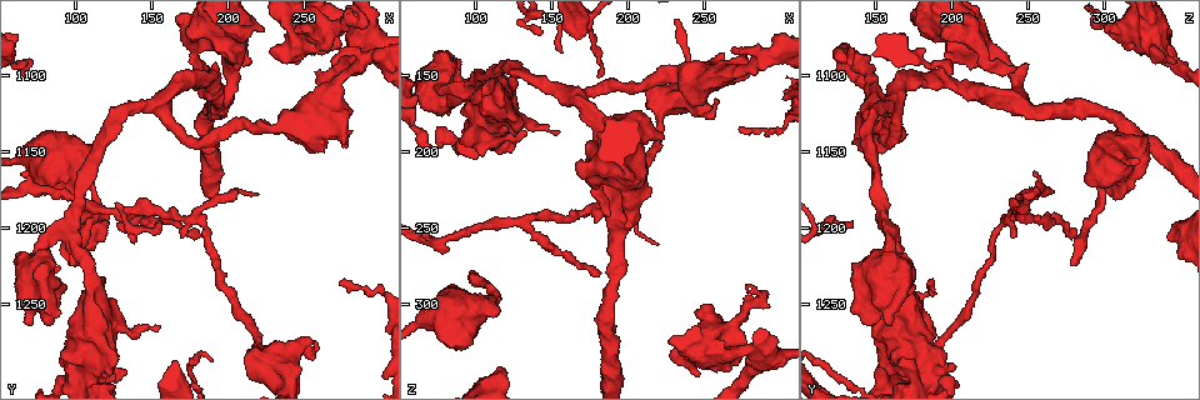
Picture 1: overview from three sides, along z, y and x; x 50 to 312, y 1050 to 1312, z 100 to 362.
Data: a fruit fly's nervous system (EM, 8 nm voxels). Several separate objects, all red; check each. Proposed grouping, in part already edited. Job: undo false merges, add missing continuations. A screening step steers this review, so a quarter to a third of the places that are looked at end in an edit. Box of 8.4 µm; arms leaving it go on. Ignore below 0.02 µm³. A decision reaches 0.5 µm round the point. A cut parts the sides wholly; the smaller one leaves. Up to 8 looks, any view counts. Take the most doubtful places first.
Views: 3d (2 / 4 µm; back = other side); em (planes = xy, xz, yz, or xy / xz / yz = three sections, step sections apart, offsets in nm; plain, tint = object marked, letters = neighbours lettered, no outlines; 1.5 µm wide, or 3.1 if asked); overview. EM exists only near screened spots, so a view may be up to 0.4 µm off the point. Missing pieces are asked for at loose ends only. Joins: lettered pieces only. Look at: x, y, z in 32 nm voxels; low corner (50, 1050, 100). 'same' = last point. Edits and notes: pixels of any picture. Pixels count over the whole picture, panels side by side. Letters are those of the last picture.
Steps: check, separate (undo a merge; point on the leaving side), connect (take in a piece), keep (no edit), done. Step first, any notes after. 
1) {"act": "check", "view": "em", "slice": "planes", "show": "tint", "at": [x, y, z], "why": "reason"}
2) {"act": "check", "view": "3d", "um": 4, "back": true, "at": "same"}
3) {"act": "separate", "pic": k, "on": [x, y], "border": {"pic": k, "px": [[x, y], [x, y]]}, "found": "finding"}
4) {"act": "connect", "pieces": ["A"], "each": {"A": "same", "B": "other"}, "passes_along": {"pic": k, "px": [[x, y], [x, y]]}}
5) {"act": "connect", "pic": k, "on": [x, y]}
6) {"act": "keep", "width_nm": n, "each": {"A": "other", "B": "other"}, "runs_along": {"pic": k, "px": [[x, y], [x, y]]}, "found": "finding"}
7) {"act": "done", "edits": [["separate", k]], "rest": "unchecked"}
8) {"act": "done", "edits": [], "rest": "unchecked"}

{"act": "check", "view": "3d", "um": 2, "at": [98, 1226, 278], "why": "an open end"}

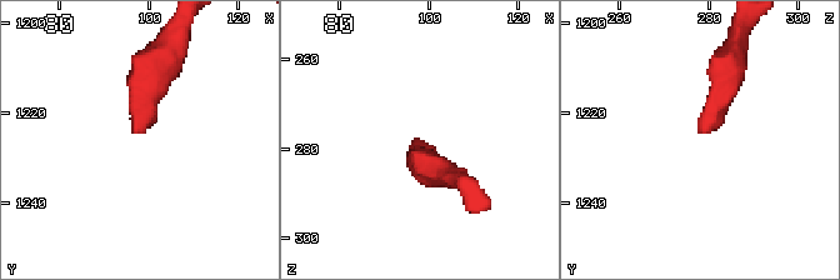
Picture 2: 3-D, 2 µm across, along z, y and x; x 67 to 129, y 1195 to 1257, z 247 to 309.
{"act": "check", "view": "em", "slice": "yz", "step": 4, "show": "tint", "at": [97, 1225, 278]}

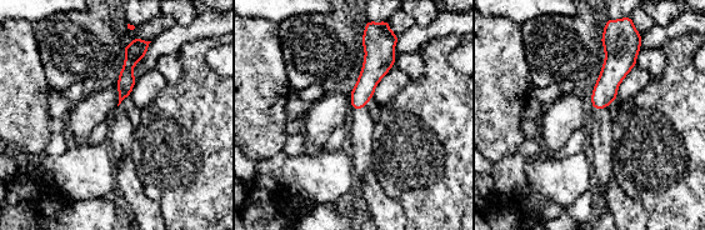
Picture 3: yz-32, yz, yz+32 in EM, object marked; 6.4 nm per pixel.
{"act": "check", "view": "em", "slice": "planes", "show": "letters", "at": "same", "why": "another direction"}

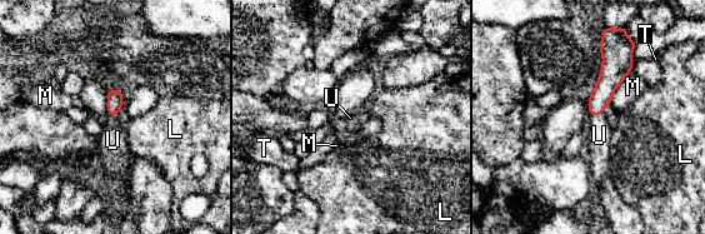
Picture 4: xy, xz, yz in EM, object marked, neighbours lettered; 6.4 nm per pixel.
{"act": "connect", "pieces": ["U"], "each": {"L": "other", "M": "other", "T": "other", "U": "same"}, "found": "it goes on there"}

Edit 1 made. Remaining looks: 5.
{"act": "check", "view": "overview", "why": "see it whole again"}

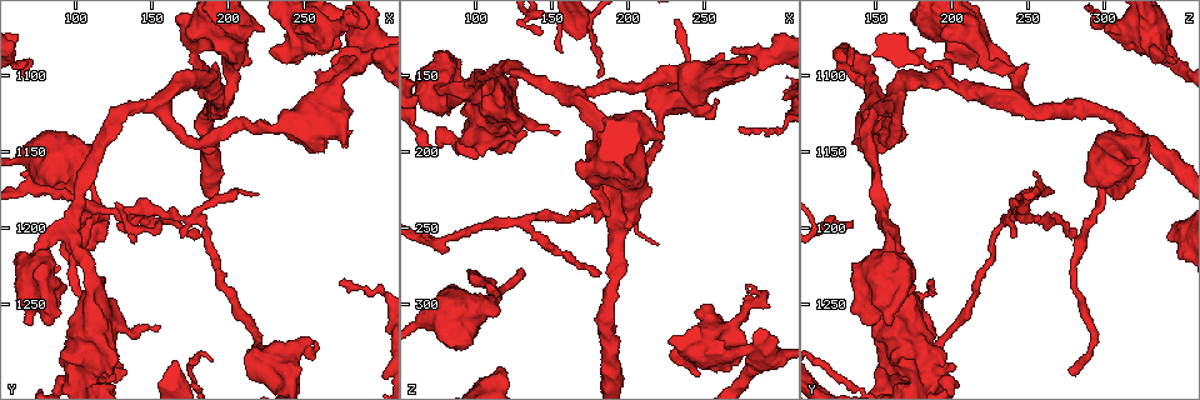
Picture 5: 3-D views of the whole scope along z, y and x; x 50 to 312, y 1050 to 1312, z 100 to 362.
{"act": "check", "view": "3d", "um": 2, "at": [284, 1074, 334], "why": "abrupt turn"}

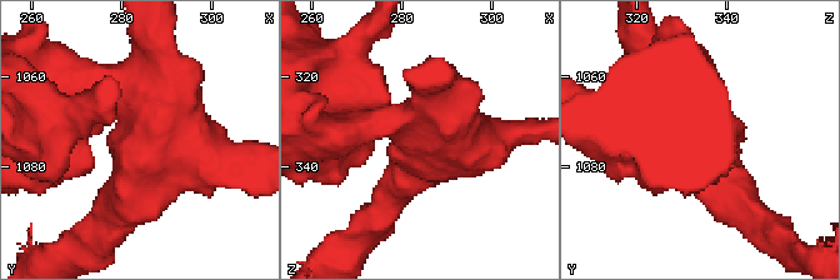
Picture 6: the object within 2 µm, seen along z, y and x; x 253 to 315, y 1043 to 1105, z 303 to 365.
{"act": "check", "view": "em", "slice": "planes", "show": "letters", "at": [286, 1073, 334]}

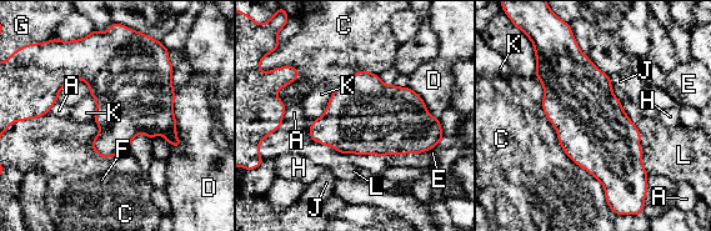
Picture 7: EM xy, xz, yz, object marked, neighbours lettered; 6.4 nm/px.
{"act": "keep", "each": {"A": "other", "C": "other", "D": "other", "E": "other", "F": "other", "G": "other", "H": "other", "J": "other", "K": "other", "L": "other"}, "arms": 4, "border": {"pic": 7, "px": [[334, 91], [325, 111], [309, 129]]}, "found": "continuous, no second neuron"}

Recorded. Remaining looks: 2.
{"act": "check", "view": "3d", "um": 4, "at": [130, 1294, 276], "why": "long arm stops here"}

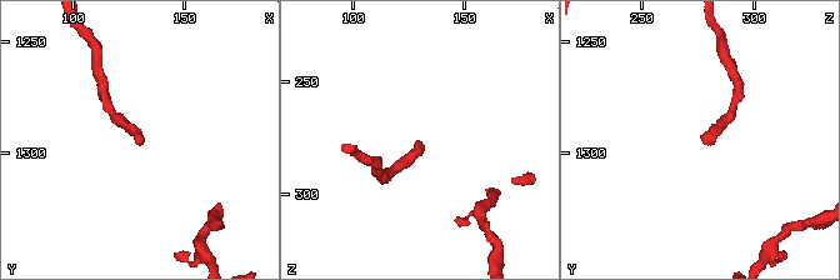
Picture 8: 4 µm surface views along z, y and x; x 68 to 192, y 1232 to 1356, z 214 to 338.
{"act": "check", "view": "em", "slice": "planes", "show": "letters", "at": [129, 1293, 276]}

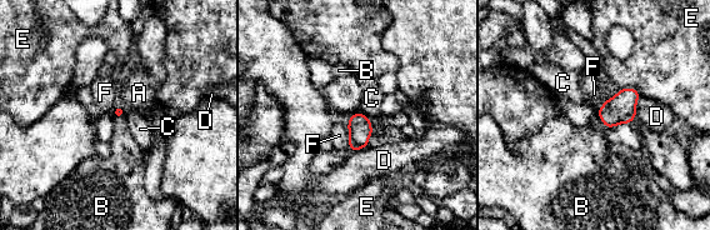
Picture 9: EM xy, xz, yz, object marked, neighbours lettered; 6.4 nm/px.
{"act": "connect", "pieces": ["B"], "each": {"A": "other", "B": "same", "C": "other", "D": "other", "E": "other", "F": "other"}, "found": "the neuron continues"}

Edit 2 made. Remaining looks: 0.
{"act": "done", "edits": [["connect", 4], ["connect", 9]], "rest": "unchecked"}

